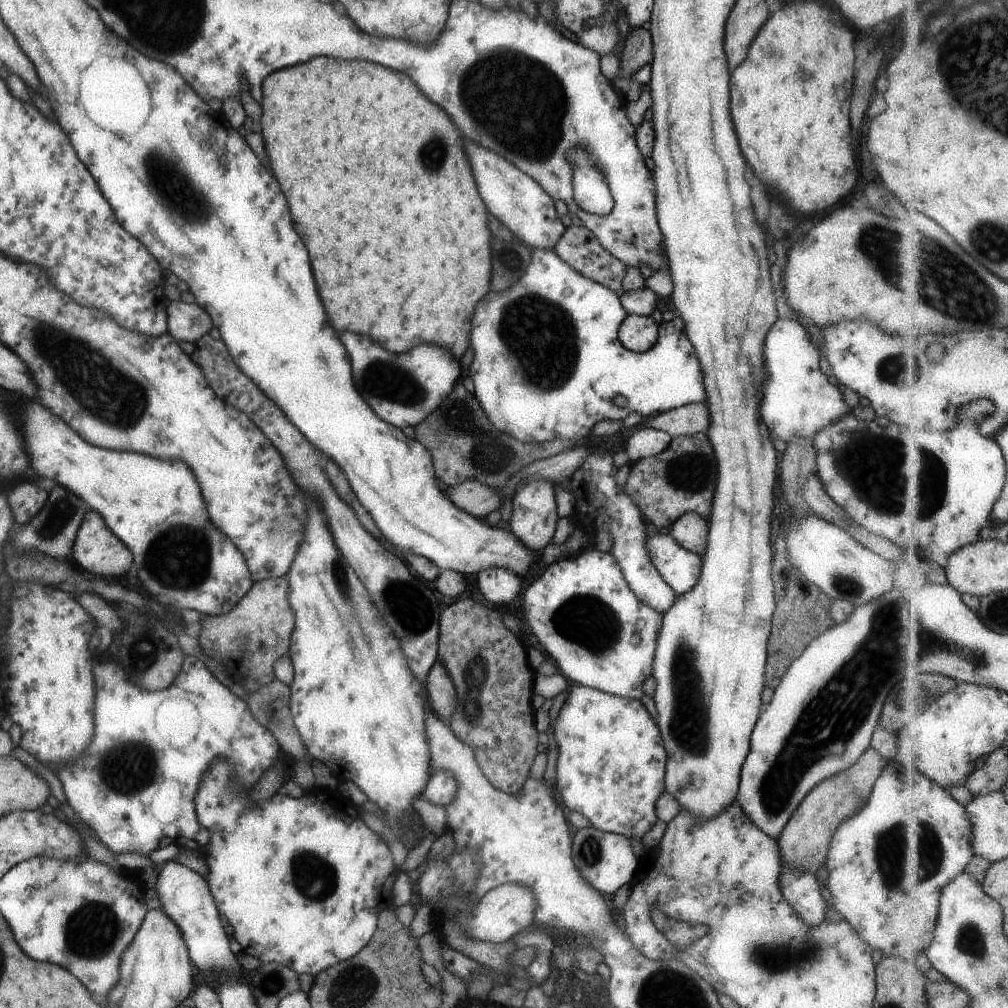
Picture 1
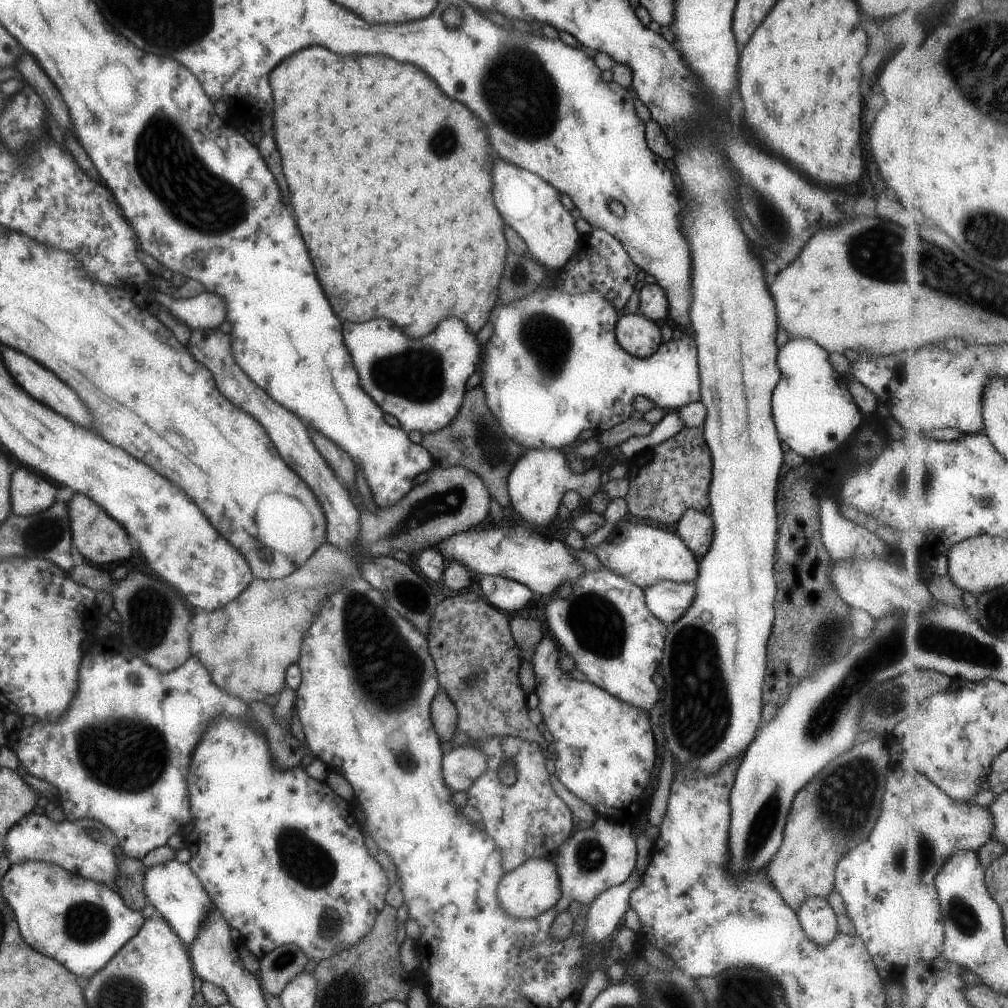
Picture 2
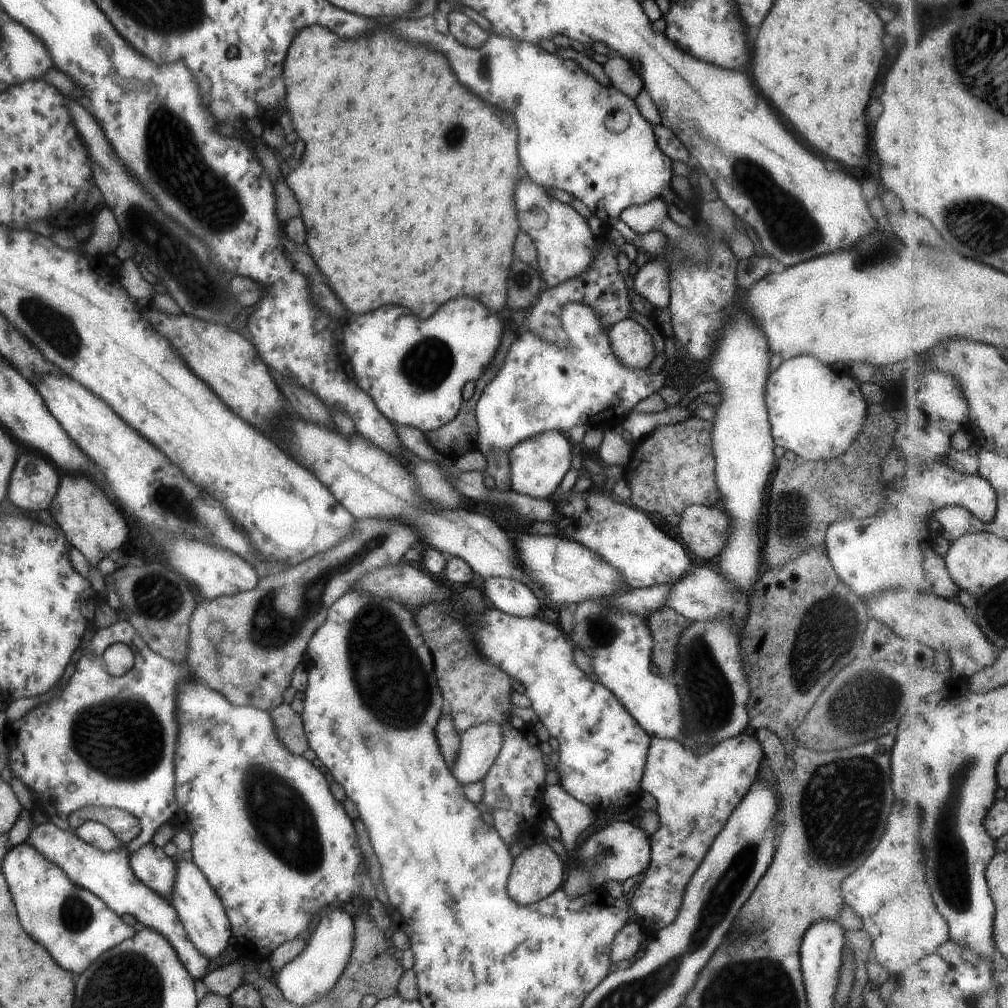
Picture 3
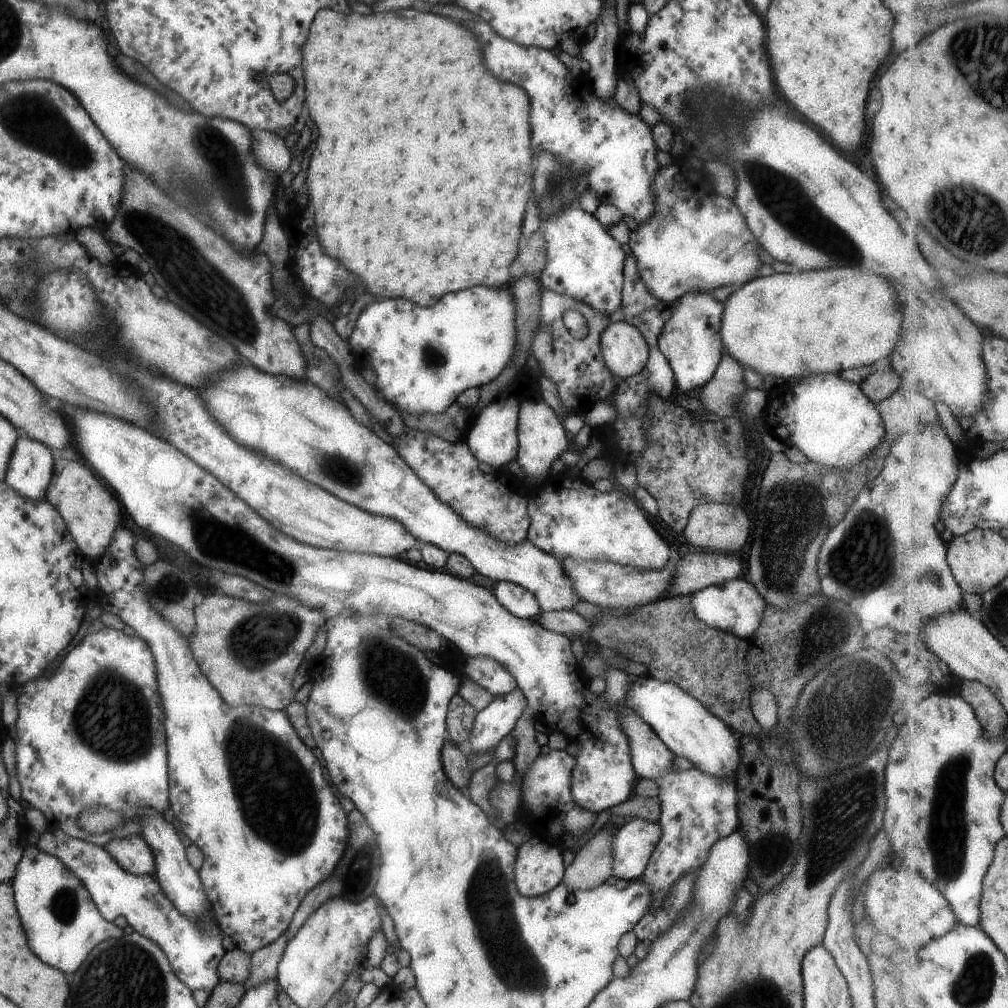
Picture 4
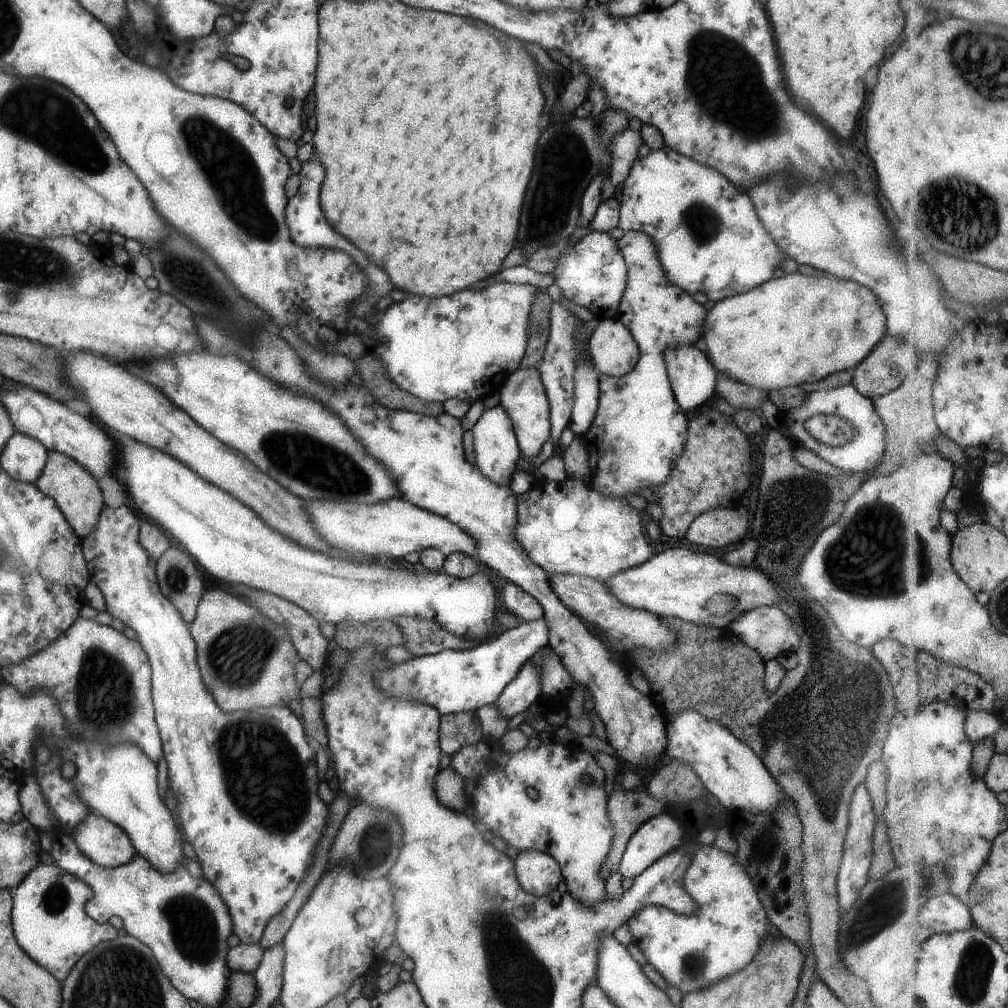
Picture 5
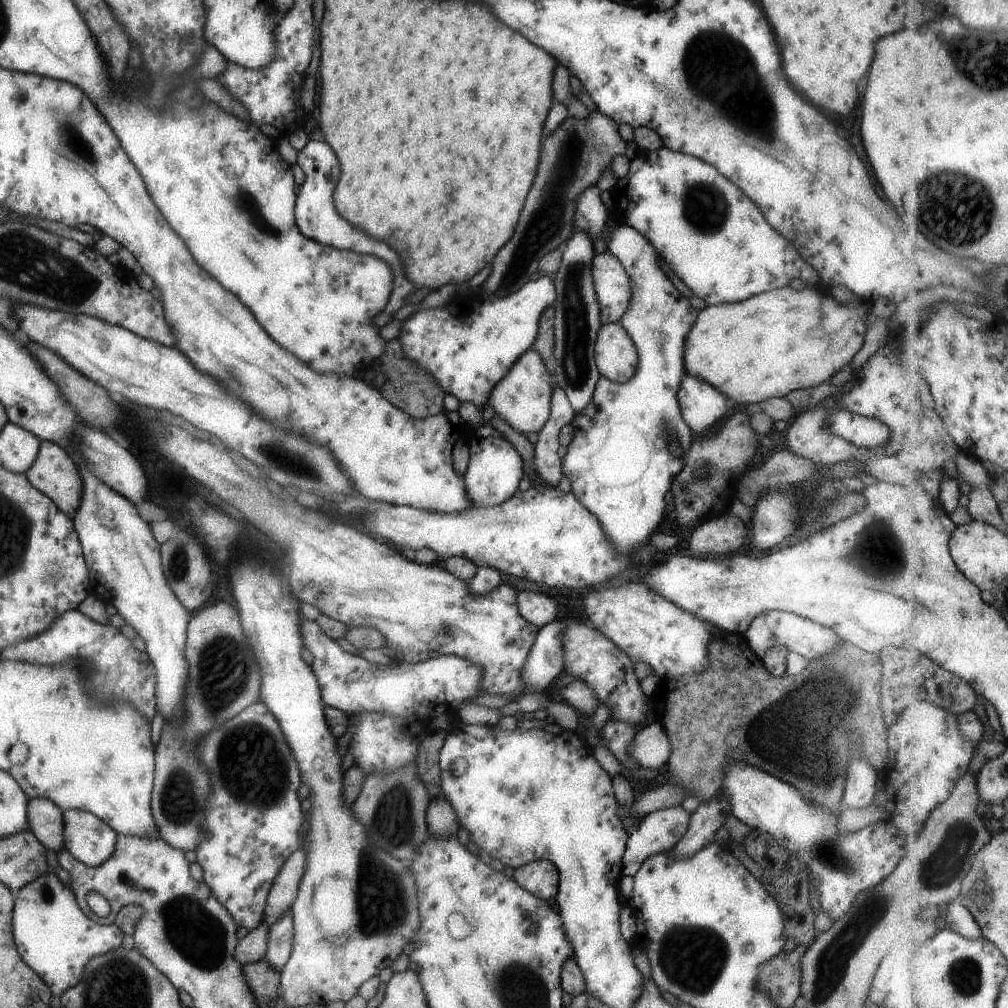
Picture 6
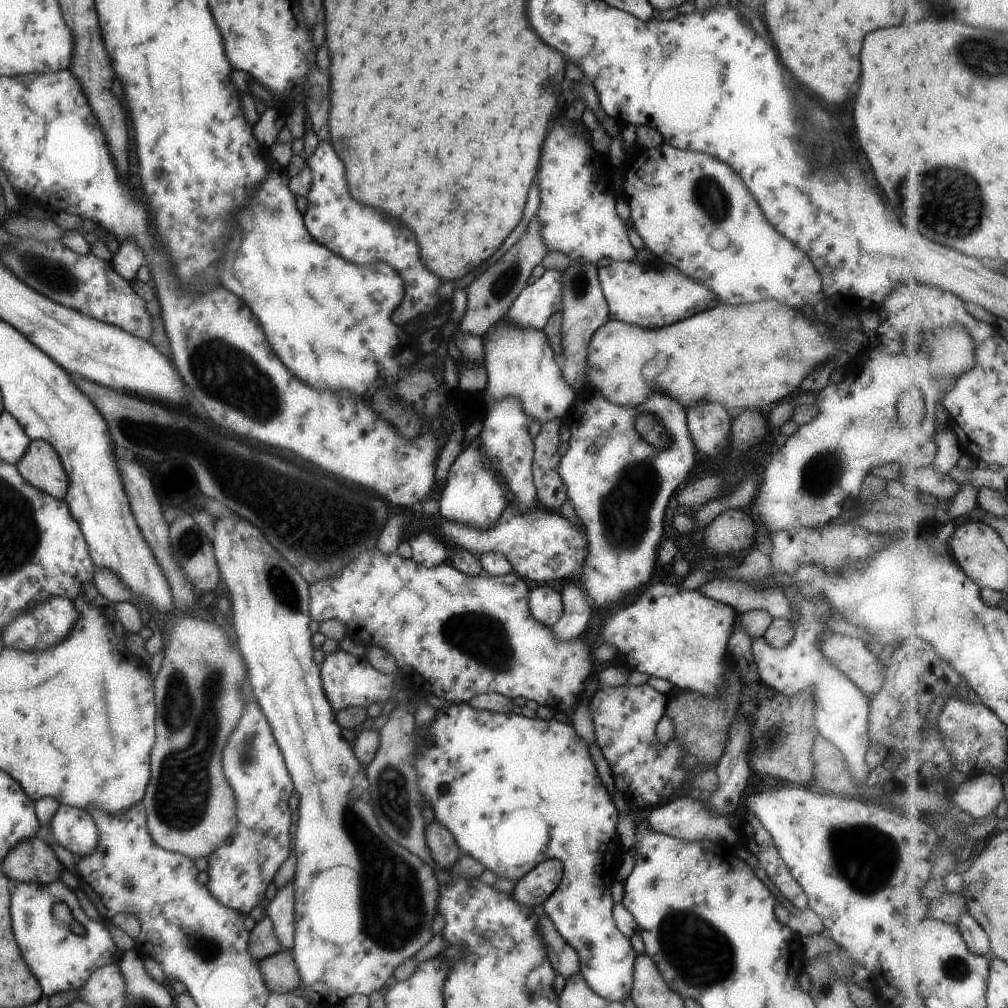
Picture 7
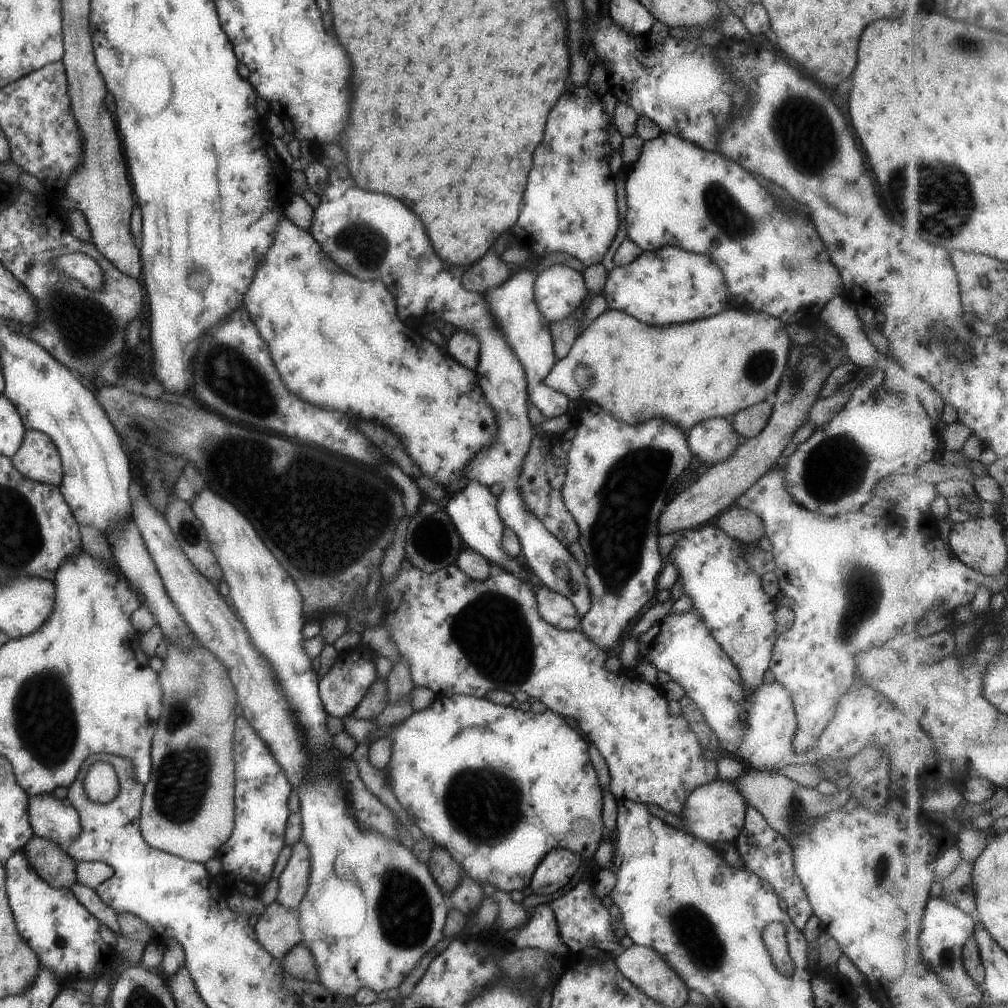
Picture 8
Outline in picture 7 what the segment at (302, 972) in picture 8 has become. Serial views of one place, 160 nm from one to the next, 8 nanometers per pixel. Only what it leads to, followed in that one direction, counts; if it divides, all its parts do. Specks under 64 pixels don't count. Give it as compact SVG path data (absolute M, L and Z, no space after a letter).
M282 949L272 956L267 956L257 962L263 982L269 992L275 994L292 993L299 986L299 974L293 966L291 950Z

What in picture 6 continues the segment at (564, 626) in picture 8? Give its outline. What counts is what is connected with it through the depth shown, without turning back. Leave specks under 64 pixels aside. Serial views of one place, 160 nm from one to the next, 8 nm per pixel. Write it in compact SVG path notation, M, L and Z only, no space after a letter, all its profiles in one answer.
M515 592L515 606L525 622L537 628L552 622L559 614L555 601L549 595L533 592Z

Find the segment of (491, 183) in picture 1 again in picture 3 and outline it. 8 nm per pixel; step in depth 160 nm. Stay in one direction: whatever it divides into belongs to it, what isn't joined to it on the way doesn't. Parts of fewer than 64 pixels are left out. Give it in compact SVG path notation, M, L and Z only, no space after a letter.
M531 182L517 184L513 200L517 208L519 226L533 239L536 248L535 267L538 269L544 287L553 288L592 266L600 250L601 237L588 229L587 221L570 204L557 201L547 194L547 189Z

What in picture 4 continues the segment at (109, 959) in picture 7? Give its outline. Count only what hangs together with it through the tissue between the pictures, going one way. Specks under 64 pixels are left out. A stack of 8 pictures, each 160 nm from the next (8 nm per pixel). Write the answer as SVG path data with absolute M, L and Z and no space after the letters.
M26 844L16 864L12 883L16 895L16 911L26 943L41 962L71 974L81 960L102 940L123 935L123 929L107 922L97 910L80 880L54 856Z

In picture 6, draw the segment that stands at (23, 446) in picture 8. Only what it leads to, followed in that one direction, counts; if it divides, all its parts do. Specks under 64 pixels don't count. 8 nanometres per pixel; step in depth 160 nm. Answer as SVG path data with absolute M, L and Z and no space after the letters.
M43 441L39 446L33 464L27 468L24 476L34 490L47 496L65 516L69 516L69 518L75 516L75 510L79 508L77 500L81 500L83 480L79 476L79 468L75 465L74 460L63 448L60 448L57 444Z

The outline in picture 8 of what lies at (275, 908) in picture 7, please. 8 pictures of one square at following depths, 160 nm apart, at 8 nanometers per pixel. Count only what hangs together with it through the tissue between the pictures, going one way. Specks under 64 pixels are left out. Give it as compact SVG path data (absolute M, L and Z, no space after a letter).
M297 841L277 879L278 893L275 901L284 906L284 909L297 908L303 898L308 887L309 865L306 844Z

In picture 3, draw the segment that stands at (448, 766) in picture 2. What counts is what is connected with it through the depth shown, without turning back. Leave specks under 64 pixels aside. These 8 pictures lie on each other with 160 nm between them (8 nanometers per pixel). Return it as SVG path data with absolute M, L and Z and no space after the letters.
M485 721L468 728L459 735L460 745L452 775L462 784L482 779L495 762L502 743L502 730L499 723Z

